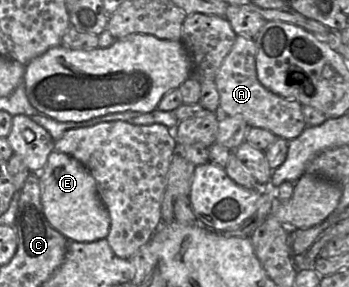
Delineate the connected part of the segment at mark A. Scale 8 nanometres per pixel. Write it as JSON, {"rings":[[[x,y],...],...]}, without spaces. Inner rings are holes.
{"rings":[[[237,35],[231,51],[225,57],[215,77],[220,115],[240,115],[249,127],[263,128],[272,132],[277,138],[293,140],[306,128],[302,106],[296,100],[285,99],[272,93],[259,82],[256,54],[255,41],[252,38]]]}

